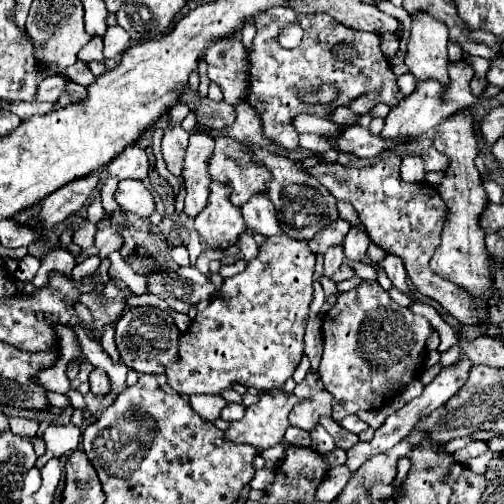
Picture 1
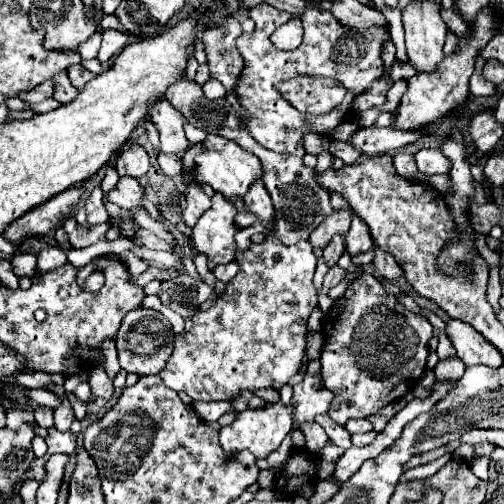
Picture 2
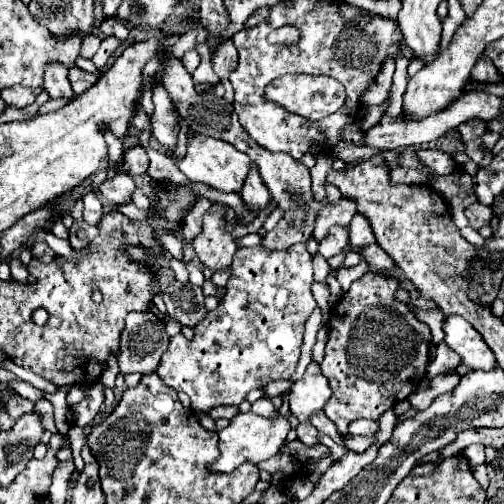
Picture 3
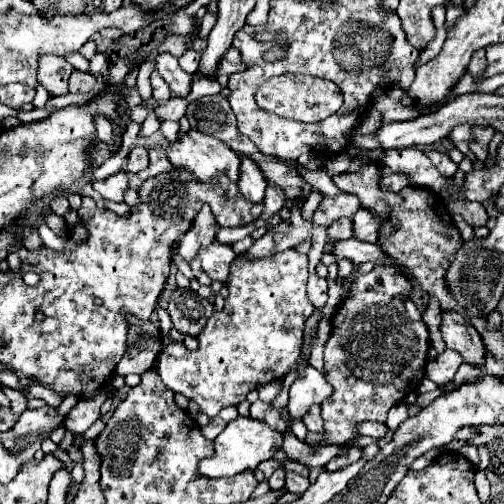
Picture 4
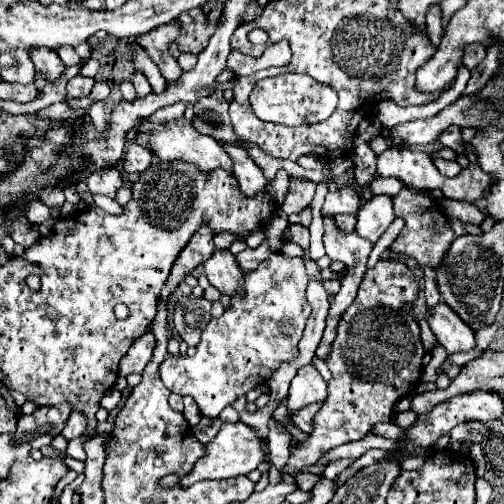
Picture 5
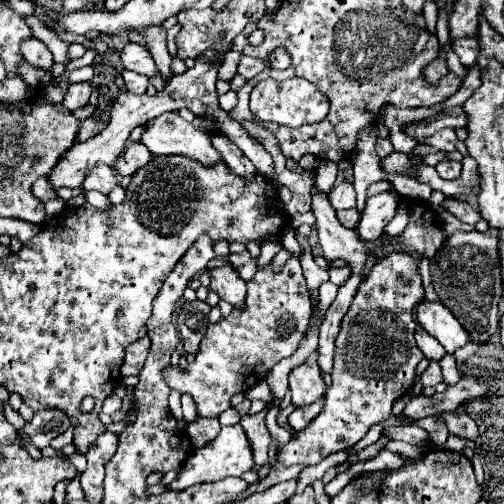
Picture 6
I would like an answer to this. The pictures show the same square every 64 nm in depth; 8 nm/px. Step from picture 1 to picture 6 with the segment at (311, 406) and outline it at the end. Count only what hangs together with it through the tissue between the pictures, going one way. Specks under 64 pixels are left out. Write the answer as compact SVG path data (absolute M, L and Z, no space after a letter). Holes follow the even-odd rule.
M312 354L302 366L296 366L290 374L290 392L292 406L304 406L320 400L326 392L326 384L320 374L320 366L316 362L316 354Z

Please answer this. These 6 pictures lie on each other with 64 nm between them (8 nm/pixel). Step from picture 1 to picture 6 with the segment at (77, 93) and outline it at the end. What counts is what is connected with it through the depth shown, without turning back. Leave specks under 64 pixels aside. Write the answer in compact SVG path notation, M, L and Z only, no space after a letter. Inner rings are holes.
M26 40L22 46L20 46L20 52L24 56L24 60L36 68L42 68L46 72L52 72L54 68L54 56L52 52L48 50L48 46L40 40Z

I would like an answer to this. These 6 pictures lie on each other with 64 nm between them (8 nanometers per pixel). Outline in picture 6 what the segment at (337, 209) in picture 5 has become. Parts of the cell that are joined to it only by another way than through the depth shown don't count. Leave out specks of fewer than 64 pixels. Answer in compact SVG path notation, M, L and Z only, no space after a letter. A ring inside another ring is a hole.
M350 182L336 184L336 186L330 190L328 200L330 200L330 204L332 204L334 210L356 208L356 192L354 192L354 186L352 186Z

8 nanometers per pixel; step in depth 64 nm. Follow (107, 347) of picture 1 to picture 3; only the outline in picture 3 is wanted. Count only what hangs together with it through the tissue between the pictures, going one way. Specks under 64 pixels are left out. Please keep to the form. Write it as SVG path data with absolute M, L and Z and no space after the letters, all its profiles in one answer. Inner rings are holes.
M111 352L107 360L107 365L101 374L100 382L104 386L108 386L108 388L114 389L115 380L119 373L120 371L118 367L117 357L114 353Z

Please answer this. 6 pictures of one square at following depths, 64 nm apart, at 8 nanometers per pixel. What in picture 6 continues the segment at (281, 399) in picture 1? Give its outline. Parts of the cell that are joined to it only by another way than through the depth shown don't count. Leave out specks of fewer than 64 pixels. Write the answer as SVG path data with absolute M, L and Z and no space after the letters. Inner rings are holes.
M240 424L222 426L220 434L208 446L196 450L196 456L188 460L188 464L184 466L184 472L180 472L178 478L170 484L170 490L184 490L202 482L218 482L228 476L242 476L252 468L254 468L254 452L244 428Z

